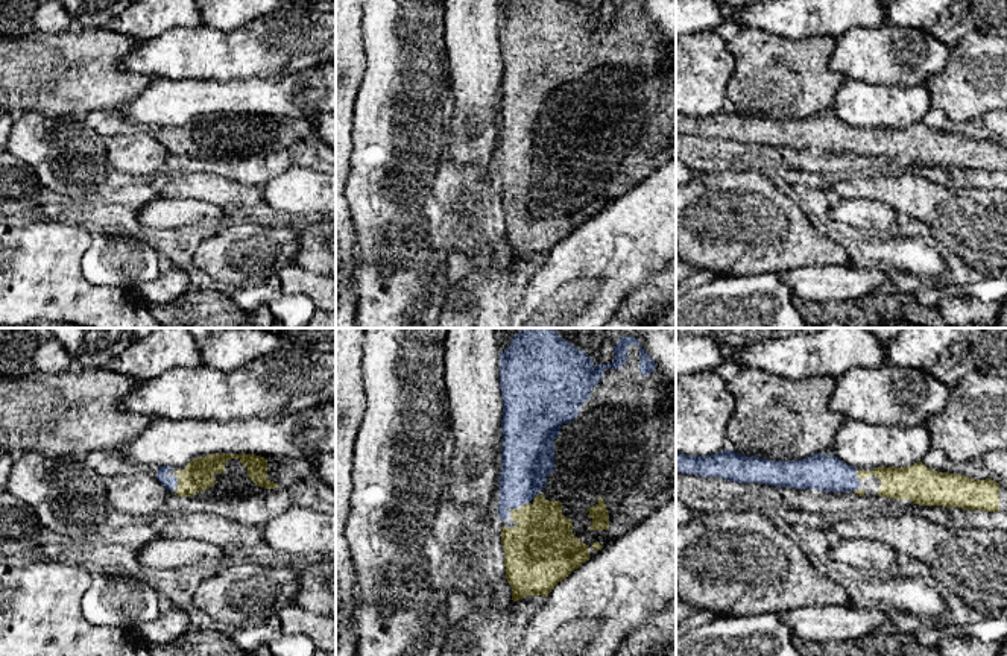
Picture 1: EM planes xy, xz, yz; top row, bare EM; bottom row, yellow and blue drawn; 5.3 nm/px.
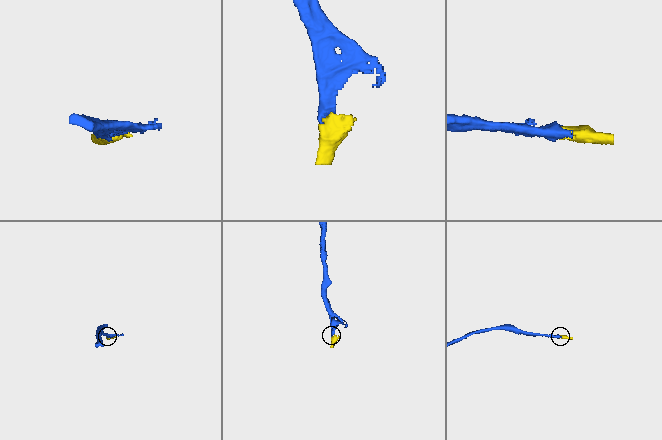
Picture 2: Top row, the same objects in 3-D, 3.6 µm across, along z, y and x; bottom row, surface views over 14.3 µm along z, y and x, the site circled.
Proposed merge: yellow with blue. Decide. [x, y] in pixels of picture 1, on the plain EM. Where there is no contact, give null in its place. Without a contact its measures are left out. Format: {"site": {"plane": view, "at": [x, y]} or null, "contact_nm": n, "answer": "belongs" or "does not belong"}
{"site": {"plane": "xy", "at": [178, 140]}, "contact_nm": 110, "answer": "belongs"}

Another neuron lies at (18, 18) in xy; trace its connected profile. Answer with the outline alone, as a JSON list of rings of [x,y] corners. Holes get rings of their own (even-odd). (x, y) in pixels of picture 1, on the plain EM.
[[[0,0],[0,38],[59,33],[73,24],[58,0]]]

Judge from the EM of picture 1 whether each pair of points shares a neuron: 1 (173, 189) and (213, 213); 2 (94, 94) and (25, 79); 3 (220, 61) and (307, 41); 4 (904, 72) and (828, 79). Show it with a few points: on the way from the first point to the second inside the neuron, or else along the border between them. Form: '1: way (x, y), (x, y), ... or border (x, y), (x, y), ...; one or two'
1: border (161, 195), (166, 198), (202, 199), (224, 207); two
2: way (78, 79), (41, 79); one
3: way (242, 53), (286, 41); one
4: border (834, 44), (830, 67), (846, 78); two

